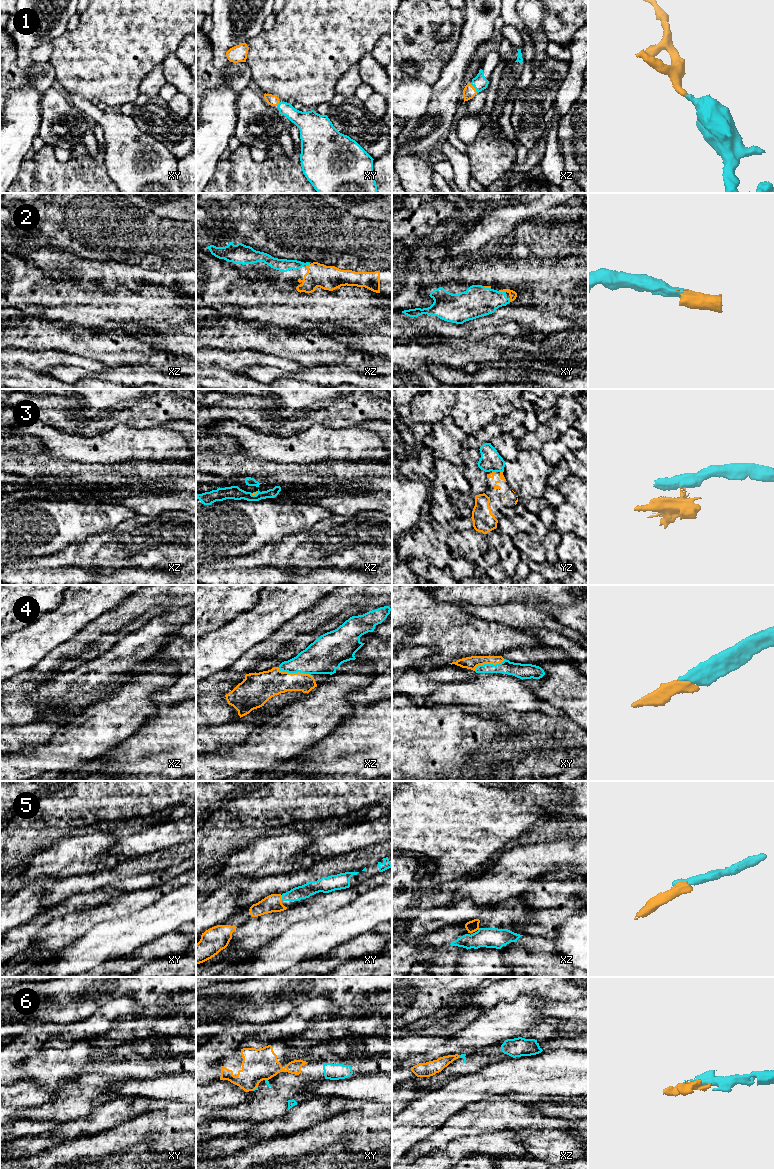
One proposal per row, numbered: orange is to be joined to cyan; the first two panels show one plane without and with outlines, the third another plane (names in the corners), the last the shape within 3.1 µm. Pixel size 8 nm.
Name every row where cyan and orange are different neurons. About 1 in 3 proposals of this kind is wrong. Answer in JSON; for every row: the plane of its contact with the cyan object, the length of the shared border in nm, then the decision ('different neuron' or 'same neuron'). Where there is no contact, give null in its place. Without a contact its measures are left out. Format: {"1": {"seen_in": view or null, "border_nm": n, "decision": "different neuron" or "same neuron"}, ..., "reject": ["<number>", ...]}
{"1": {"seen_in": "xz", "border_nm": 100, "decision": "same neuron"}, "2": {"seen_in": "xy", "border_nm": 70, "decision": "same neuron"}, "3": {"seen_in": "xz", "border_nm": 60, "decision": "different neuron"}, "4": {"seen_in": "xz", "border_nm": 280, "decision": "same neuron"}, "5": {"seen_in": "xy", "border_nm": 40, "decision": "same neuron"}, "6": {"seen_in": "xy", "border_nm": 50, "decision": "different neuron"}, "reject": ["3", "6"]}

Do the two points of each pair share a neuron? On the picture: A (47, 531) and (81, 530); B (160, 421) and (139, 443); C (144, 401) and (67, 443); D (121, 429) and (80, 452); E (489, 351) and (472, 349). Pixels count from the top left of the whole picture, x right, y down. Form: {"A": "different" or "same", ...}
{"A": "same", "B": "different", "C": "different", "D": "same", "E": "same"}

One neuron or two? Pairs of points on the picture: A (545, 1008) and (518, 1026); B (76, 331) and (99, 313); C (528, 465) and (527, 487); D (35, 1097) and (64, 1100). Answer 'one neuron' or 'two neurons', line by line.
A: two neurons
B: two neurons
C: one neuron
D: two neurons

